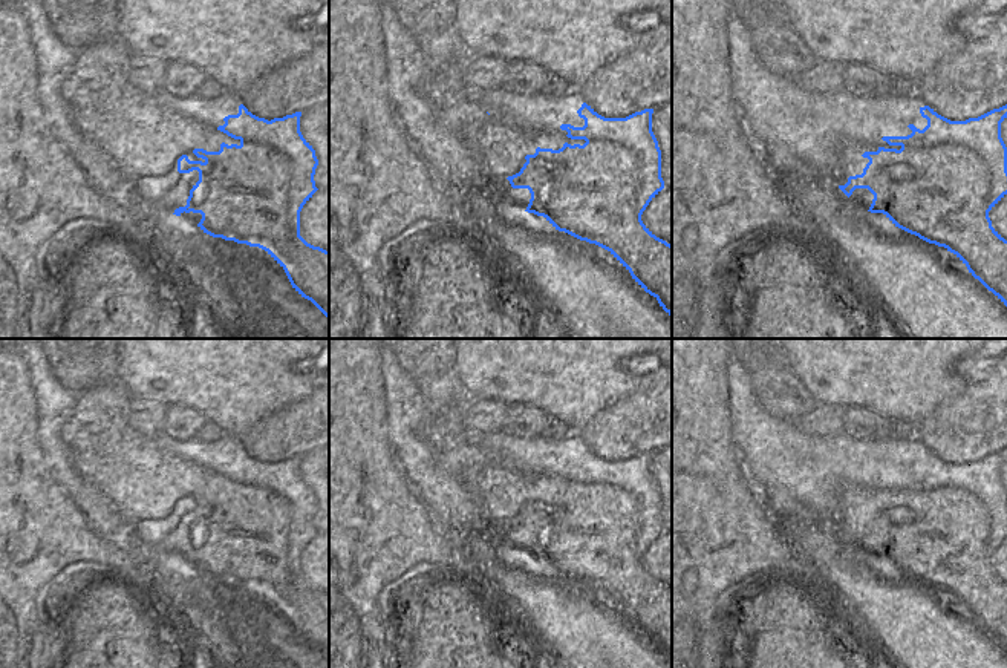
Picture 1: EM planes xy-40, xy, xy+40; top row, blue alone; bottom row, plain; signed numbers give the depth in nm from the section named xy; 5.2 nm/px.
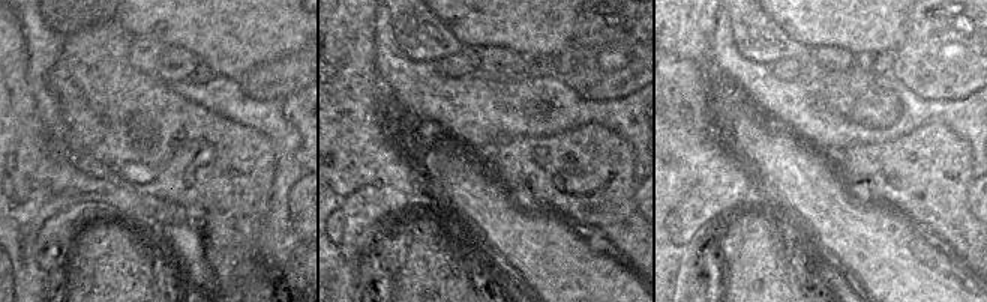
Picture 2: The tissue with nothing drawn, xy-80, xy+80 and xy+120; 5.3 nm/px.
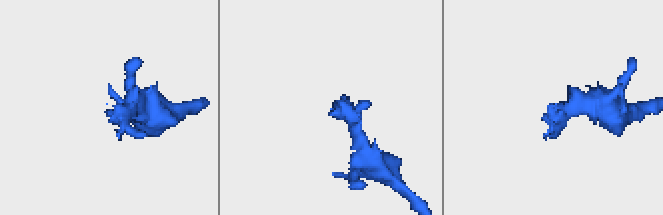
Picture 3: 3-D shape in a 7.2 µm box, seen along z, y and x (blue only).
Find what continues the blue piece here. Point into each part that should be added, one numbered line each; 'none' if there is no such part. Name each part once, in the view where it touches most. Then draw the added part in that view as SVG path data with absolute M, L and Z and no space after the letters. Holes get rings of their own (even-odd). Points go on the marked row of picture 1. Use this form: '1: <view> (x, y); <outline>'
1: xy-40 (146, 140); M118 38L112 41L99 41L81 49L77 55L73 70L67 75L61 86L61 95L73 113L73 123L98 149L106 152L119 167L122 175L132 181L133 201L136 204L148 204L164 214L174 213L176 208L185 207L190 190L199 181L199 172L178 172L178 159L187 155L190 161L202 161L193 150L204 149L207 152L219 152L220 144L240 146L240 139L234 139L226 133L207 124L178 115L156 101L156 93L142 93L129 83L129 61L132 54Z

